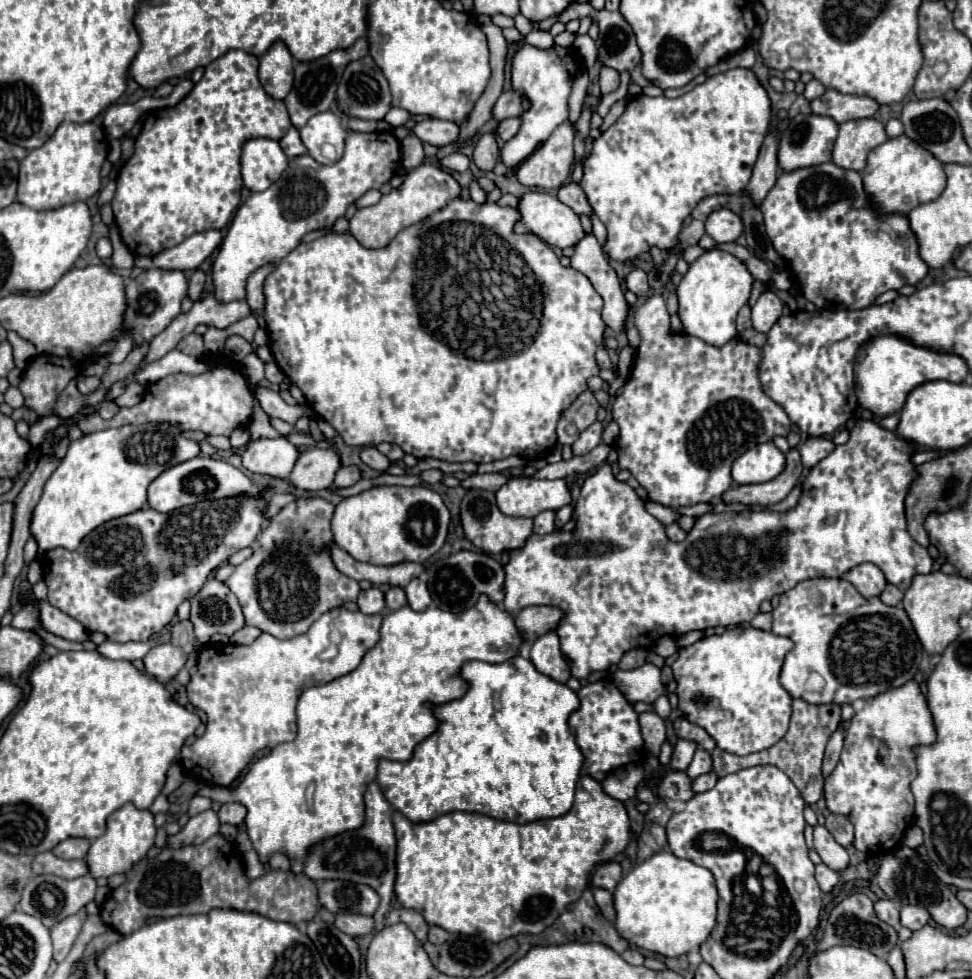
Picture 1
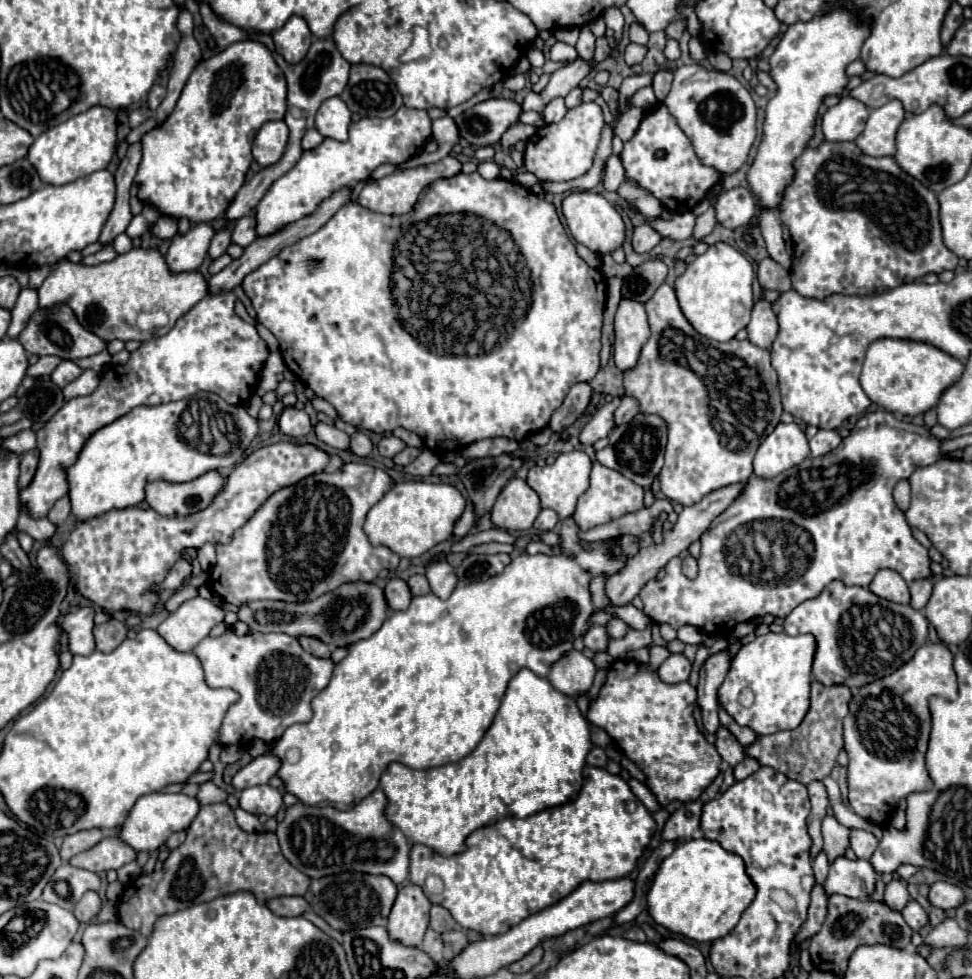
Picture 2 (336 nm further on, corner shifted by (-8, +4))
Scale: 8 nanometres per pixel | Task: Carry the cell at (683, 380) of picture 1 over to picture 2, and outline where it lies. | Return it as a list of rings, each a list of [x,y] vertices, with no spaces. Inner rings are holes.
[[[663,283],[645,303],[645,311],[651,325],[651,337],[643,345],[637,365],[623,373],[625,395],[639,401],[641,413],[653,413],[667,423],[669,437],[665,447],[665,465],[657,477],[661,491],[671,501],[695,505],[711,491],[731,483],[745,483],[753,475],[753,455],[761,441],[779,425],[783,413],[777,373],[771,367],[769,351],[751,341],[731,339],[727,343],[719,343],[699,335],[685,319],[675,289],[667,283]]]

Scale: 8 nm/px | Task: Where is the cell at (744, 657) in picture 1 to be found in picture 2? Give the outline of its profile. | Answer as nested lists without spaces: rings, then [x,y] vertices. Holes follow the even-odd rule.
[[[767,633],[745,643],[731,661],[729,673],[719,687],[717,703],[725,709],[739,725],[751,727],[757,735],[771,735],[783,729],[795,729],[807,709],[809,709],[809,685],[811,685],[811,661],[815,651],[813,635],[787,635],[787,633]]]

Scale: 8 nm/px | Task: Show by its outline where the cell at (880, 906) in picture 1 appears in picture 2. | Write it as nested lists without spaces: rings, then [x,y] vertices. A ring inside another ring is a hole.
[[[891,881],[885,887],[885,903],[893,911],[901,911],[907,901],[909,901],[909,893],[907,893],[907,887],[905,887],[905,881]]]

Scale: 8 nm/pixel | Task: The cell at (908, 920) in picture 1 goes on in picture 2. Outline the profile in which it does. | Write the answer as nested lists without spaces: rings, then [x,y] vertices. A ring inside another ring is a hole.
[[[911,899],[911,901],[907,903],[907,907],[901,911],[901,915],[903,915],[905,923],[907,923],[913,931],[919,931],[921,927],[925,927],[925,925],[929,923],[929,917],[927,917],[925,909],[923,909],[915,899]]]

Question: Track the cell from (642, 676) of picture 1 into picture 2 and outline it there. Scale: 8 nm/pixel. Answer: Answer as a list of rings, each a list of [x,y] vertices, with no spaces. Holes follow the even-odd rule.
[[[669,655],[661,667],[659,667],[659,679],[667,685],[675,685],[675,683],[683,683],[689,681],[691,675],[691,663],[683,657],[683,655]]]

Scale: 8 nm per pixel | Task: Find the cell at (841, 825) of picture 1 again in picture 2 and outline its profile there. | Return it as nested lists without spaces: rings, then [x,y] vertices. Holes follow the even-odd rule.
[[[851,829],[851,849],[855,851],[855,855],[859,859],[871,859],[871,855],[875,853],[879,841],[875,839],[873,833],[863,831],[863,829]]]

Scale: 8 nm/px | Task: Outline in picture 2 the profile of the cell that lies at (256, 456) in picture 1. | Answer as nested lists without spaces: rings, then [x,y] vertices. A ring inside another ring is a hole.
[[[287,407],[281,417],[279,417],[279,431],[289,435],[289,437],[295,437],[295,439],[301,439],[305,437],[309,431],[311,431],[311,421],[307,417],[305,411],[297,411],[293,407]]]

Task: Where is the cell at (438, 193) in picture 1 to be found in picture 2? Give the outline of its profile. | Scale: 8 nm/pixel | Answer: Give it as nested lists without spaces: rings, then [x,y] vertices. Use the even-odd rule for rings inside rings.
[[[447,155],[443,157],[441,161],[437,163],[431,163],[431,165],[423,165],[423,167],[417,167],[417,169],[405,169],[405,171],[399,171],[399,173],[393,173],[393,175],[387,175],[371,185],[363,185],[363,189],[359,191],[359,197],[357,197],[357,203],[369,211],[375,211],[375,213],[383,213],[383,215],[405,215],[413,209],[413,205],[417,203],[421,191],[431,185],[433,181],[437,179],[445,179],[445,177],[453,177],[461,173],[461,163]]]

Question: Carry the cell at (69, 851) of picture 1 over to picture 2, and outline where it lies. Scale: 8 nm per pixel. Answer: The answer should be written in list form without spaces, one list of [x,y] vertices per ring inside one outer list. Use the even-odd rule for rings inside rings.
[[[93,829],[93,831],[79,831],[79,833],[73,833],[73,835],[67,835],[63,839],[63,845],[61,845],[61,859],[67,863],[73,855],[81,853],[81,851],[87,851],[91,849],[93,845],[97,845],[101,839],[103,839],[103,831],[101,829]]]

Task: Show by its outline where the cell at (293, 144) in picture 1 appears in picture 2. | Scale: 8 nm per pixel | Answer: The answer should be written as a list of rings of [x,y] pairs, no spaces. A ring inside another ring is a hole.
[[[309,129],[309,131],[303,135],[303,139],[301,139],[301,147],[303,147],[305,151],[309,151],[309,149],[317,147],[323,139],[325,139],[325,137],[323,137],[317,129]]]

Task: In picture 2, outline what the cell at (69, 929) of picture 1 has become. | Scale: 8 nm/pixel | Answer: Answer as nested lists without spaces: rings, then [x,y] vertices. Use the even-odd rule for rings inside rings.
[[[89,891],[89,893],[85,893],[85,895],[81,897],[81,901],[75,905],[73,915],[77,917],[79,923],[91,923],[91,921],[99,915],[101,905],[103,905],[101,897],[99,897],[95,891]]]

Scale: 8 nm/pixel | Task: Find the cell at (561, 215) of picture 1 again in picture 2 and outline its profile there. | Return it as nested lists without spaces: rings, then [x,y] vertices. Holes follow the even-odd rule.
[[[573,191],[563,199],[561,209],[563,209],[563,217],[565,217],[565,223],[569,227],[571,237],[577,243],[591,249],[593,253],[605,255],[605,253],[611,253],[613,249],[617,249],[623,243],[623,239],[625,239],[623,219],[615,211],[615,207],[611,203],[607,203],[601,195],[597,195],[593,191]]]

